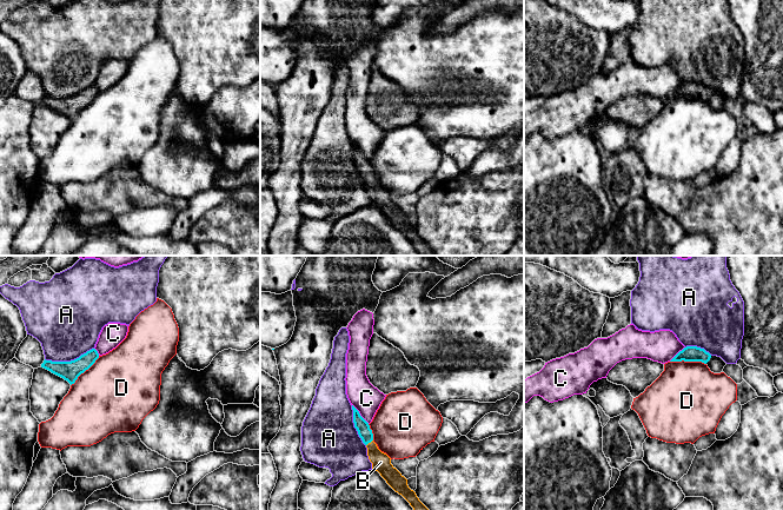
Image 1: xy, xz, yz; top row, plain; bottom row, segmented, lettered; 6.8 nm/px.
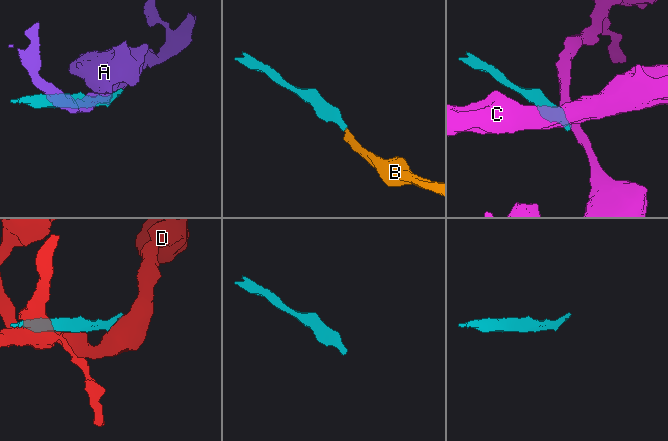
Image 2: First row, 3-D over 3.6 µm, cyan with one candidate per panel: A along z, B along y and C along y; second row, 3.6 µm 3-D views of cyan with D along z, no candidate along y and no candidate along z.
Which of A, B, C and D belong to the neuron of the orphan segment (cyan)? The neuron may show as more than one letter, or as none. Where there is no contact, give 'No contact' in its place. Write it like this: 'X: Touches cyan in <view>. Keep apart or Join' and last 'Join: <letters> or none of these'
A: Touches cyan in xy. Keep apart
B: Touches cyan in xz. Join
C: Touches cyan in xz. Keep apart
D: Touches cyan in yz. Keep apart
Join: B

